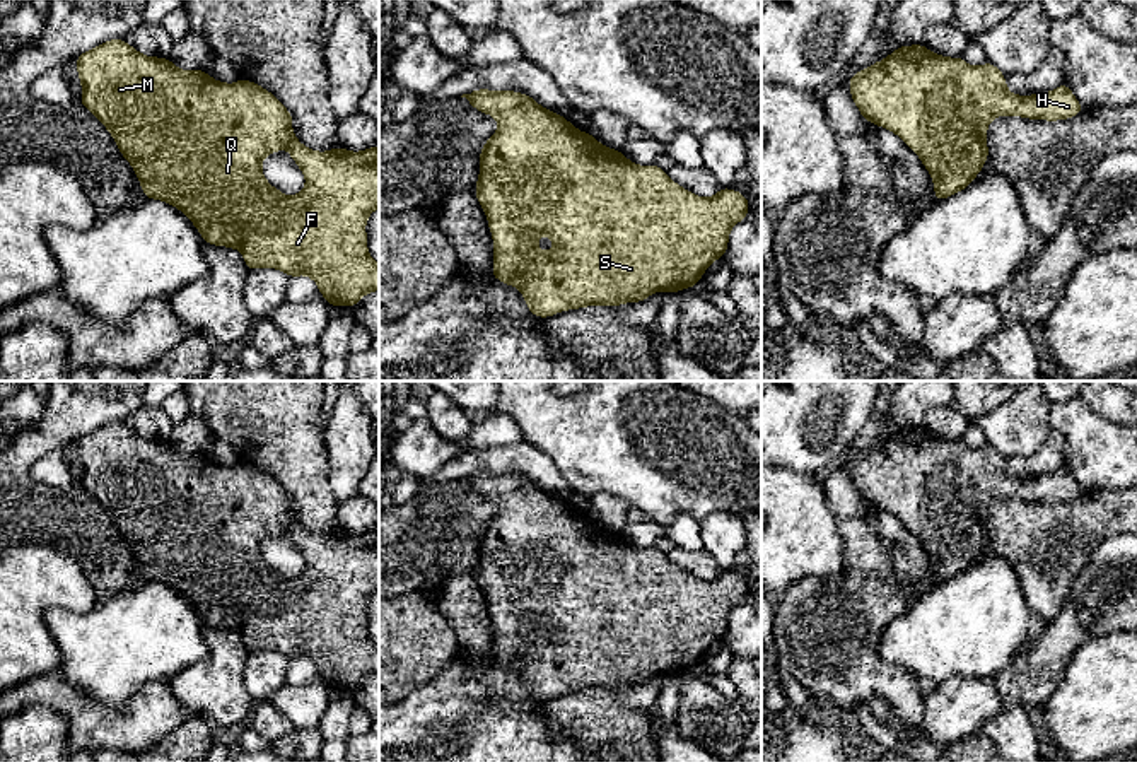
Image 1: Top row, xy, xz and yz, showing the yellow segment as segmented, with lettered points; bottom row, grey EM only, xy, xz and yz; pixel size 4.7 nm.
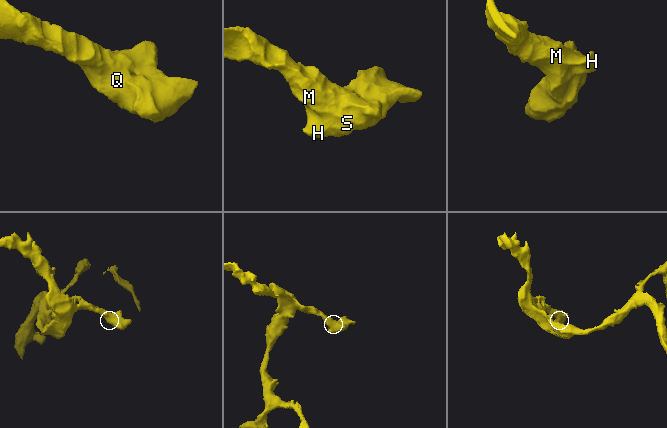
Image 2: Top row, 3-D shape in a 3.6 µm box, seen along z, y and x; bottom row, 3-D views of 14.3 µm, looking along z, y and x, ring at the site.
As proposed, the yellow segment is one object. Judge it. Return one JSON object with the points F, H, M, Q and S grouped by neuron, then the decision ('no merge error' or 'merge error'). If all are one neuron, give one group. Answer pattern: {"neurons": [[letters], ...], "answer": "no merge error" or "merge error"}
{"neurons": [["F", "H", "M", "Q", "S"]], "answer": "no merge error"}

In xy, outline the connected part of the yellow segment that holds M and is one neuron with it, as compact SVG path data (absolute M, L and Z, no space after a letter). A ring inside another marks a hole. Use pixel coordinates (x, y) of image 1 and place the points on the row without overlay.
M125 422L104 424L75 443L82 466L79 485L111 516L145 581L179 591L205 625L239 632L249 653L277 651L289 659L311 659L329 689L353 690L367 675L379 673L379 646L369 637L365 615L369 598L379 591L379 528L362 535L311 533L294 518L289 492L261 468L244 461L224 466L205 453L181 453L169 441L142 437ZM282 531L306 559L306 571L294 579L273 571L261 554L261 543Z

